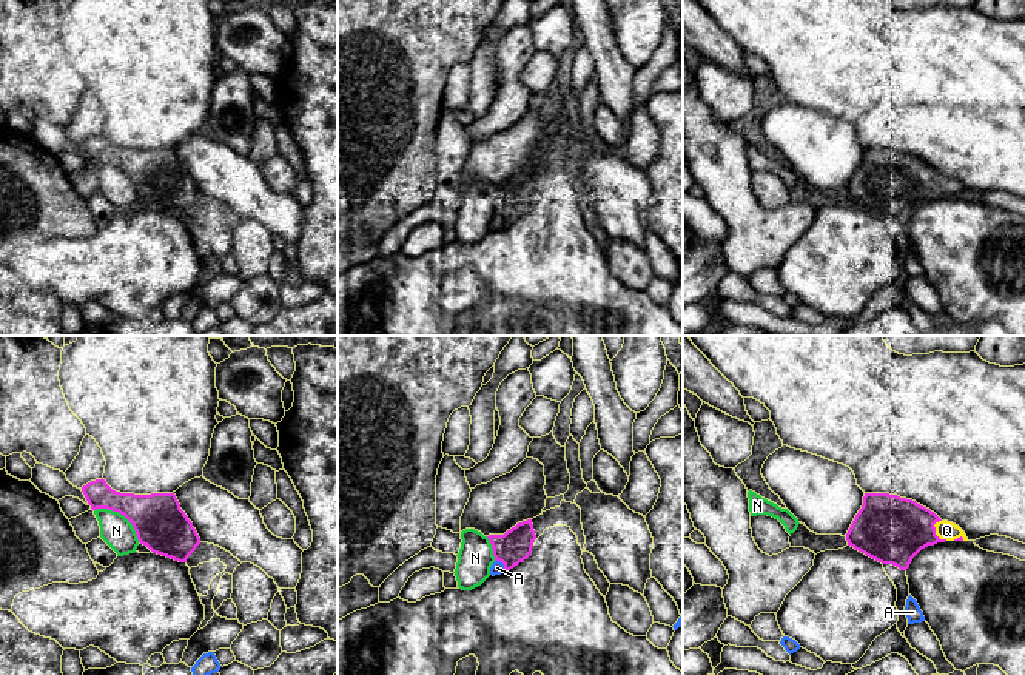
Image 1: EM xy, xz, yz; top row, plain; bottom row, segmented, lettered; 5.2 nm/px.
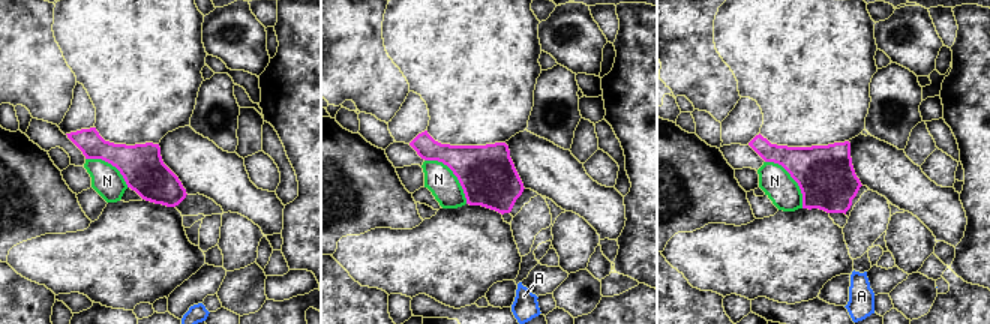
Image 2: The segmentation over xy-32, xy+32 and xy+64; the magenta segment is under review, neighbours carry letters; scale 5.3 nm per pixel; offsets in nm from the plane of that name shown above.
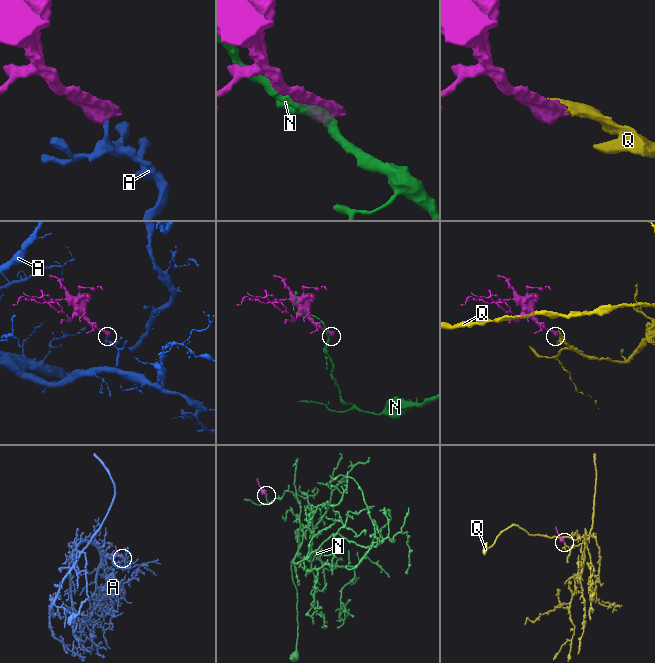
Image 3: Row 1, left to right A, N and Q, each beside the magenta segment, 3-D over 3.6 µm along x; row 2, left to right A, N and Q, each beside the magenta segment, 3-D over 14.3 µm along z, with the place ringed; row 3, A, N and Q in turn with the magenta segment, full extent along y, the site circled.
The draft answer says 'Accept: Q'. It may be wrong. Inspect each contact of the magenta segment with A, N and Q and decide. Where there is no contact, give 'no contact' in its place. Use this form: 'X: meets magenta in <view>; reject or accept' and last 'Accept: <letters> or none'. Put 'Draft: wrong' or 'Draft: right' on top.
Draft: right
A: meets magenta in xz; reject
N: meets magenta in xy; reject
Q: meets magenta in yz; accept
Accept: Q

